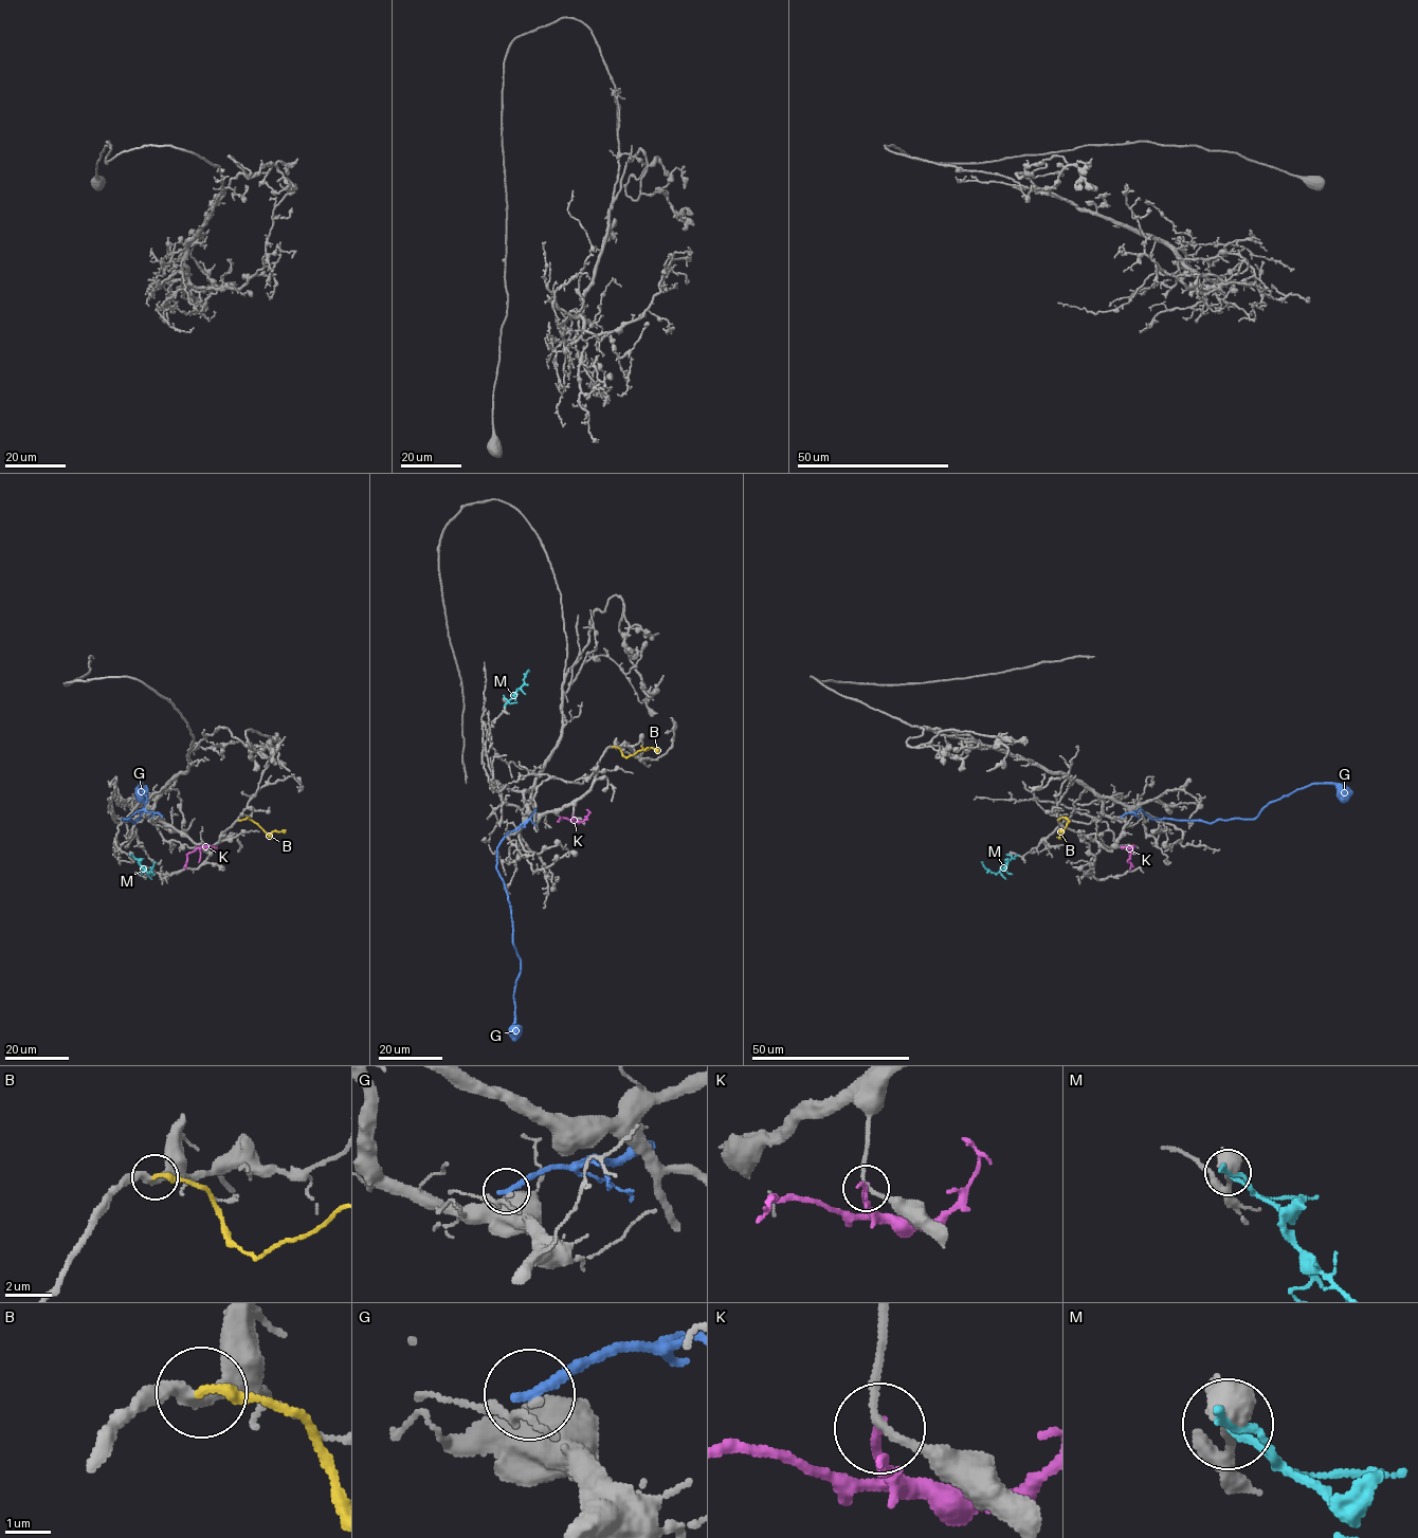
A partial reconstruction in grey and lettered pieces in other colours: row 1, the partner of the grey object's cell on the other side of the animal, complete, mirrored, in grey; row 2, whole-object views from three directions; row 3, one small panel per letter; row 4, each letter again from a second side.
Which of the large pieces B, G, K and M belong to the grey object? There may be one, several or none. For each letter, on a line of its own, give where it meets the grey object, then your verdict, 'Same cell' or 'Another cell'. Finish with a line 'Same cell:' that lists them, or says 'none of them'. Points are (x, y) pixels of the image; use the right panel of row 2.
B: Touches grey at (1058, 820). Same cell
G: Touches grey at (1122, 816). Another cell
K: Touches grey at (1128, 848). Another cell
M: Touches grey at (1017, 855). Another cell
Same cell: B

